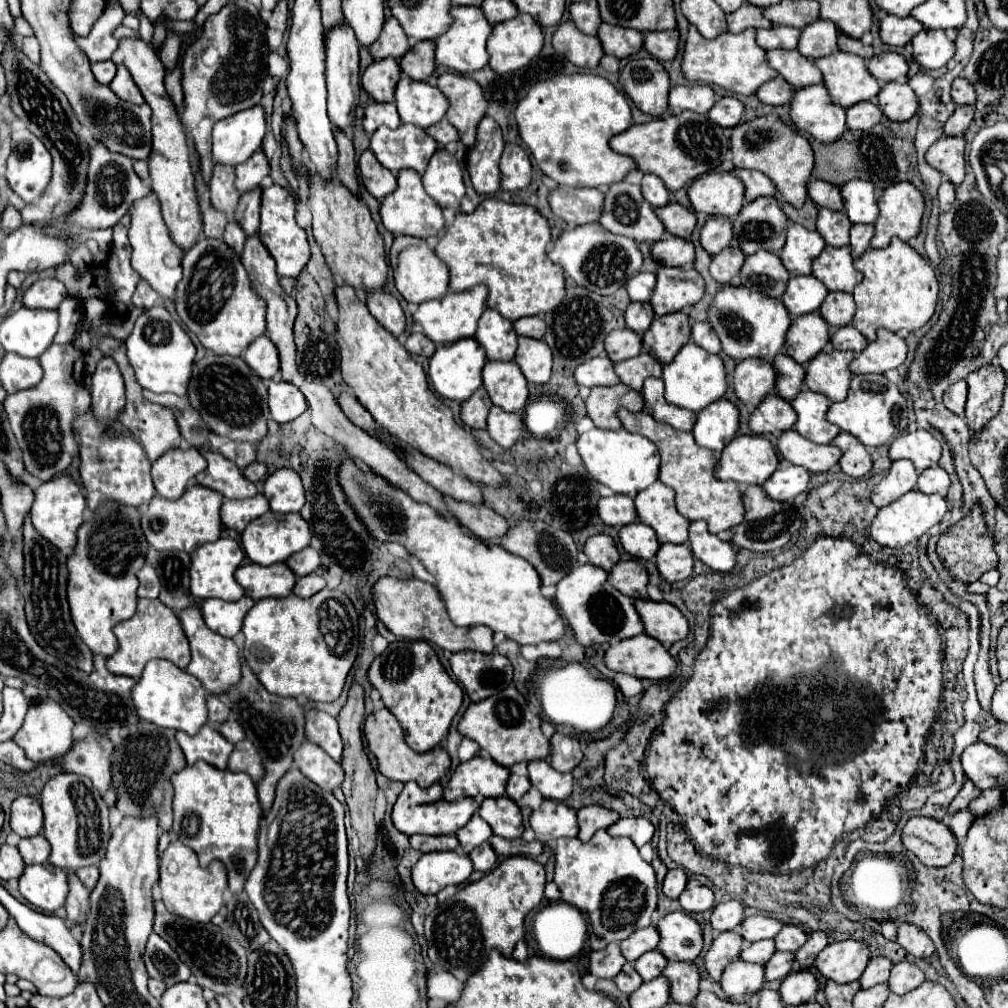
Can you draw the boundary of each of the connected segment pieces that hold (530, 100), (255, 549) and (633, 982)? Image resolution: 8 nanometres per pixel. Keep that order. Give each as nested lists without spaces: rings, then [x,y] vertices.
[[[560,74],[542,80],[516,108],[516,122],[524,144],[530,148],[538,168],[562,186],[610,186],[622,182],[636,162],[616,154],[608,142],[632,126],[632,110],[626,96],[606,78],[594,74]]]
[[[266,512],[264,516],[252,520],[246,526],[246,530],[242,532],[242,548],[252,562],[268,566],[268,564],[276,564],[276,562],[286,562],[292,554],[308,548],[310,538],[312,538],[312,532],[308,530],[308,522],[304,522],[304,518],[300,514]]]
[[[626,962],[624,968],[622,968],[622,972],[614,978],[614,982],[616,982],[616,986],[618,986],[622,992],[632,994],[632,990],[638,990],[638,988],[640,988],[642,978],[640,978],[640,974],[634,970],[634,966],[632,966],[630,962]]]

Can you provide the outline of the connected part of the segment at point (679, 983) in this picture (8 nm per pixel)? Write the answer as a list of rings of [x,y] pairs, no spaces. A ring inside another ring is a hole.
[[[668,962],[662,972],[672,980],[672,1000],[692,1004],[700,992],[700,972],[694,962]]]

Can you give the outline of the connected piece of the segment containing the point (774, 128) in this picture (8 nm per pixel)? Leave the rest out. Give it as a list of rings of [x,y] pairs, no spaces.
[[[766,114],[750,122],[738,124],[732,132],[730,144],[732,144],[734,166],[752,168],[752,170],[736,170],[736,176],[742,178],[742,182],[746,184],[746,202],[752,202],[762,196],[772,196],[772,184],[776,184],[784,200],[788,200],[796,208],[804,204],[808,196],[808,182],[814,170],[814,150],[800,130],[796,130],[792,124],[782,122],[778,114]]]

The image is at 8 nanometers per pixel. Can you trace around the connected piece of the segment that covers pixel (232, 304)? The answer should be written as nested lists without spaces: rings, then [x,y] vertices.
[[[202,238],[182,260],[184,278],[176,290],[176,312],[206,350],[238,356],[254,338],[266,332],[264,300],[252,290],[240,256],[222,240]]]

